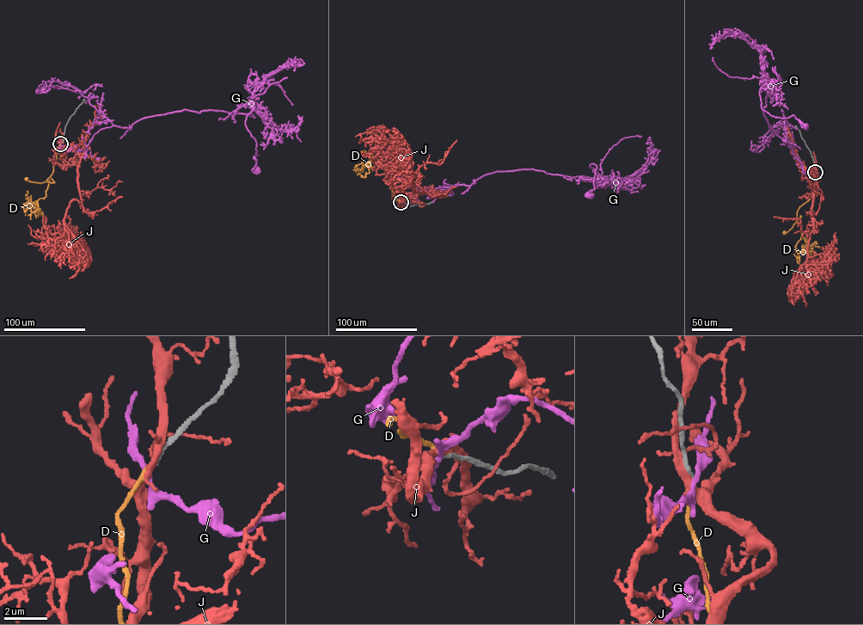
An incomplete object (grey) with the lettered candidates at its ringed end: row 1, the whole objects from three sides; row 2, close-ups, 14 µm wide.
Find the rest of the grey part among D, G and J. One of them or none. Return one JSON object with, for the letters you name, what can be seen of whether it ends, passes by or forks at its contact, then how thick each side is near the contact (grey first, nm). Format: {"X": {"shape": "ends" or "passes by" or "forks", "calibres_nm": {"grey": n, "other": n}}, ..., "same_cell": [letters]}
{"D": {"shape": "ends", "calibres_nm": {"grey": 190, "other": 170}}, "same_cell": ["D"]}

